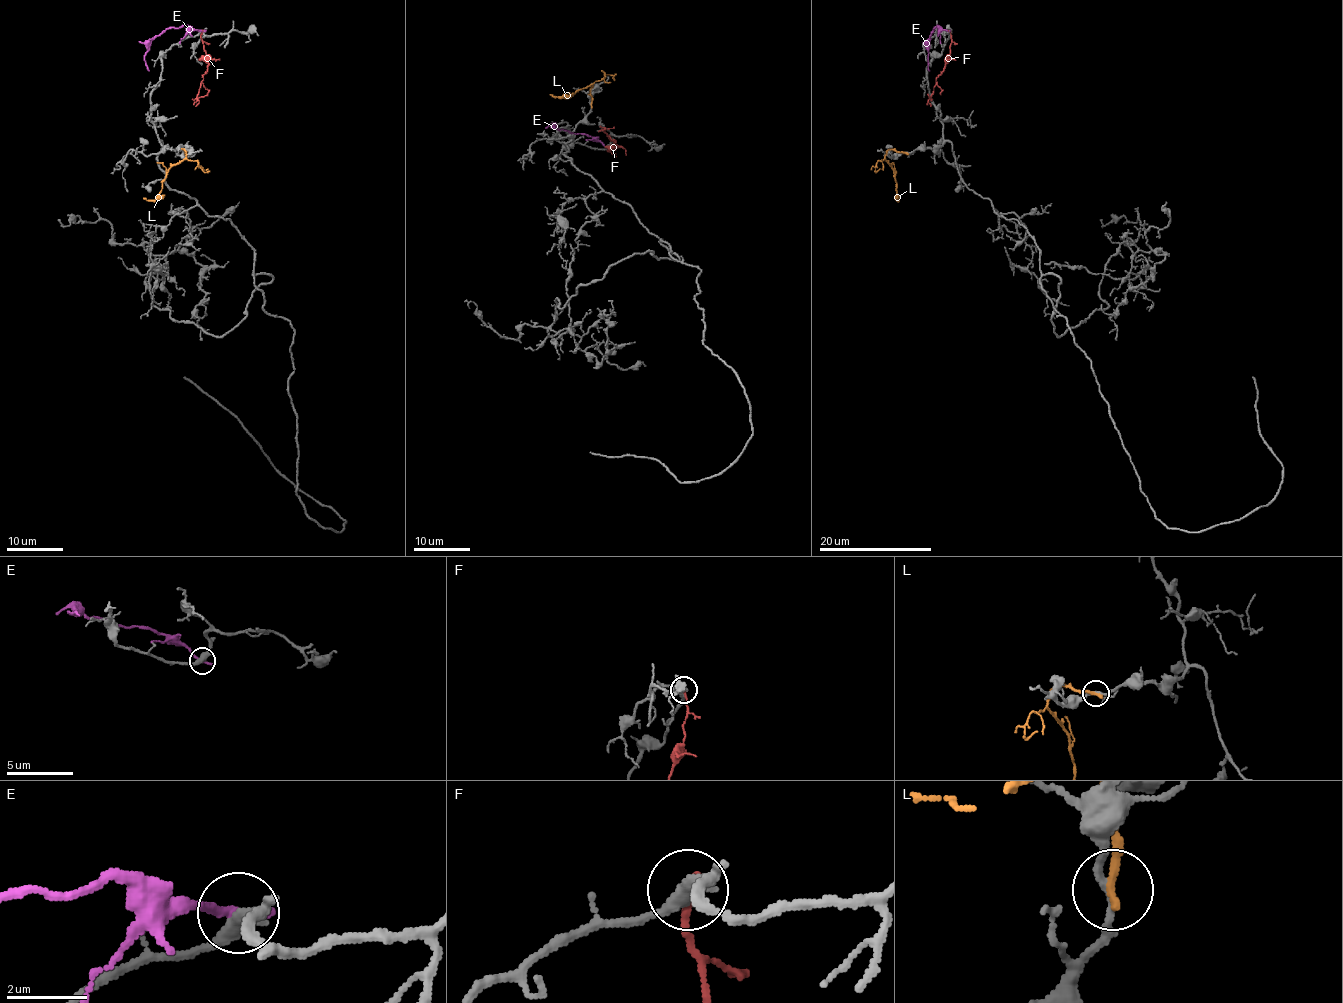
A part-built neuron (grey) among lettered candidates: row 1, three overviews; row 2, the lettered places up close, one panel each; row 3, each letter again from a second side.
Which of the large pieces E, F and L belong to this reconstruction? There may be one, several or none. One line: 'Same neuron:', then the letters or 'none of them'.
Same neuron: F

